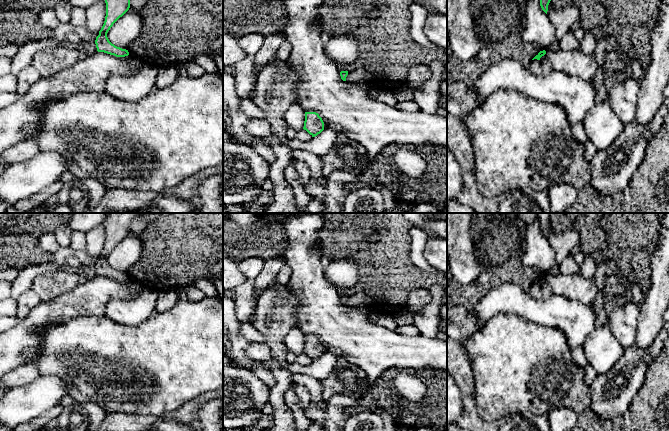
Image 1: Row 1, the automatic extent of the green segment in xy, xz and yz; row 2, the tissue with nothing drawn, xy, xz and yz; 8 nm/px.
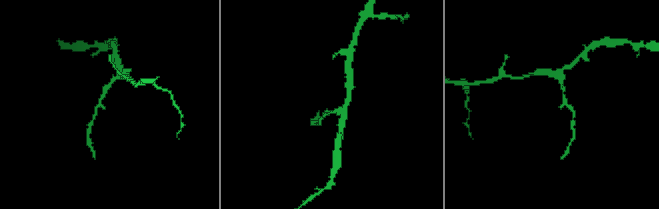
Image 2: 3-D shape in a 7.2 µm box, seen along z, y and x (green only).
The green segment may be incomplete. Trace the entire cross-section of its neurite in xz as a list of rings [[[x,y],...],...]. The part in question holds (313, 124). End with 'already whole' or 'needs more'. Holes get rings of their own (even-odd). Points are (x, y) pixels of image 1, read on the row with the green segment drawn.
[[[305,112],[304,130],[312,137],[317,136],[324,130],[324,122],[316,112]]]; already whole

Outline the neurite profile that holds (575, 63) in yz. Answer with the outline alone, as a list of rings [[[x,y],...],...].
[[[580,48],[564,51],[549,50],[540,58],[542,74],[563,72],[583,81],[592,81],[598,69],[593,54],[587,54]]]

